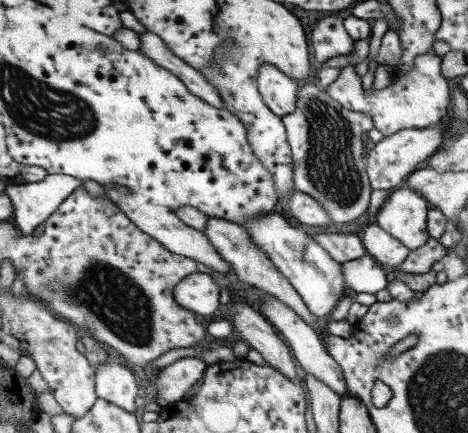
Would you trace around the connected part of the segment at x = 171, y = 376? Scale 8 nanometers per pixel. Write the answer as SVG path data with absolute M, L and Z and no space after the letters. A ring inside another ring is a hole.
M201 357L180 358L164 367L156 381L155 401L161 407L183 401L183 395L197 384L211 364Z

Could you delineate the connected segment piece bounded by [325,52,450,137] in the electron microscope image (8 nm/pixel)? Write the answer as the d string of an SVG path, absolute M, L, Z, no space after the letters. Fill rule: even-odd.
M432 52L419 55L414 58L413 66L389 86L365 91L361 87L360 76L355 73L354 64L350 63L340 68L338 77L325 90L347 110L368 114L373 128L384 137L401 129L422 129L442 122L450 107L448 79L440 75L440 64L441 57Z

